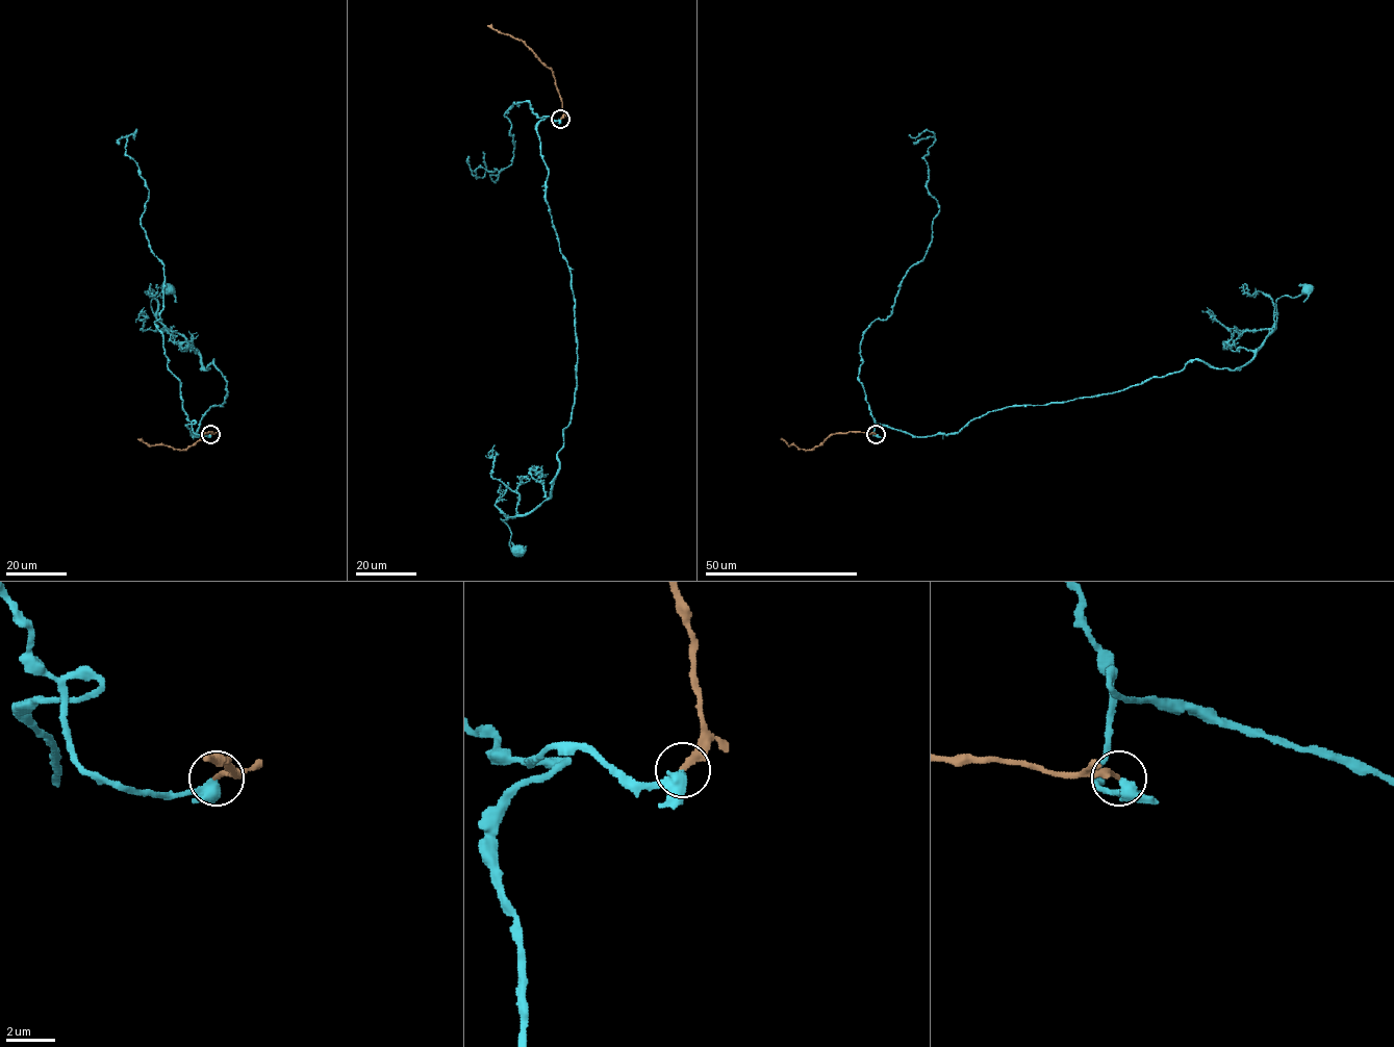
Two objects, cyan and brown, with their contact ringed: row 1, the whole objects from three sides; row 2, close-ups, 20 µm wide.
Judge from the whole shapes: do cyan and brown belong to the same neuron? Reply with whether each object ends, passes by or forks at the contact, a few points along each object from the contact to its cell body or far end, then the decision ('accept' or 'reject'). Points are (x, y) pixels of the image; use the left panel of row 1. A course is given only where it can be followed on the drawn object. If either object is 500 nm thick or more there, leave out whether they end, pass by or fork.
cyan passes by | brown ends | cyan via (211, 434), (187, 426), (198, 436), (203, 415), (225, 402), (225, 378), (156, 321), (151, 301), (167, 288) | brown via (211, 434), (205, 433), (185, 450), (149, 445), (137, 438) | accept

